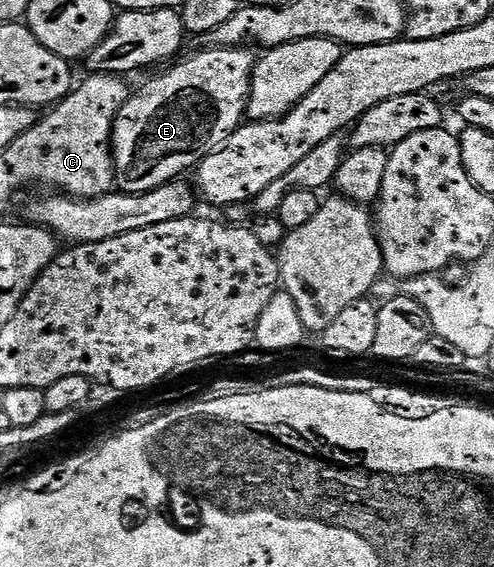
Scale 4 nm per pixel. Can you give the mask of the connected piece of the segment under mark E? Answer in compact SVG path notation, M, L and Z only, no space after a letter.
M248 47L239 49L202 49L193 52L193 57L188 57L185 61L177 60L173 69L165 71L161 77L156 77L153 81L148 81L140 90L133 92L128 98L128 102L124 104L118 111L116 122L112 128L112 162L116 168L116 184L125 193L145 193L154 187L162 187L168 181L174 181L183 178L184 172L195 170L202 159L206 159L214 150L226 144L228 137L235 129L240 128L246 117L248 107L248 96L252 90L252 68L255 67L258 60L257 54L252 54L253 50Z

